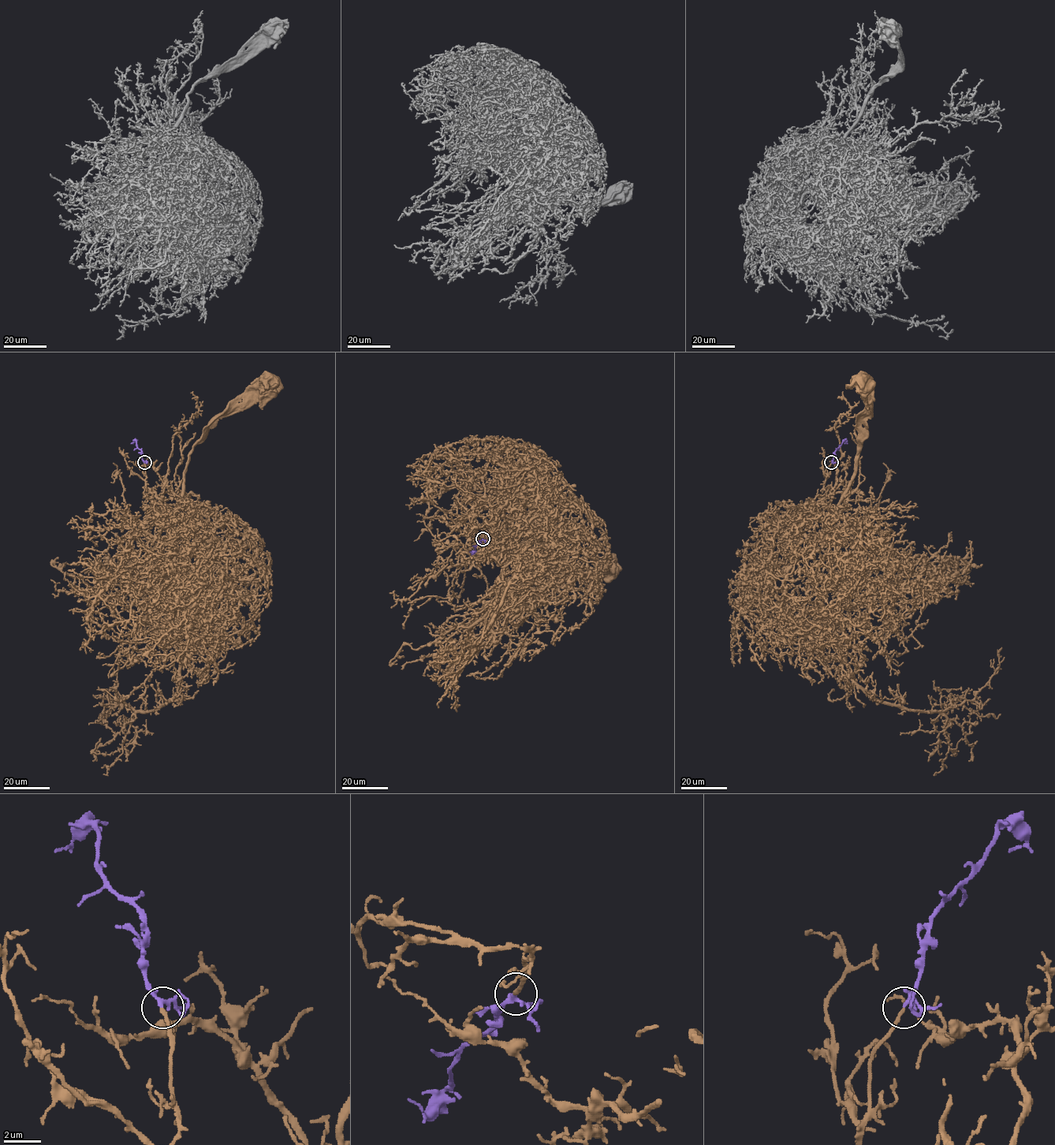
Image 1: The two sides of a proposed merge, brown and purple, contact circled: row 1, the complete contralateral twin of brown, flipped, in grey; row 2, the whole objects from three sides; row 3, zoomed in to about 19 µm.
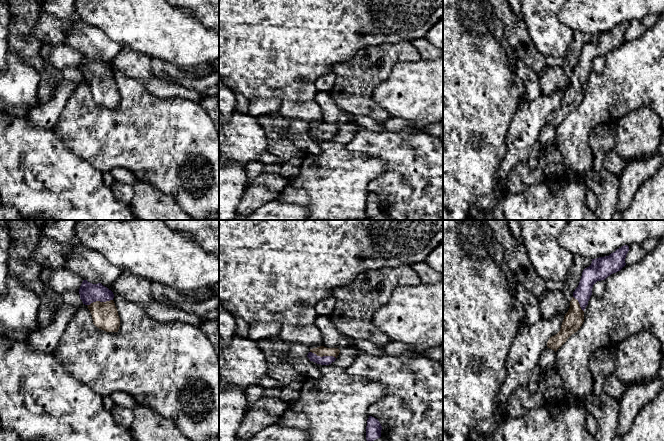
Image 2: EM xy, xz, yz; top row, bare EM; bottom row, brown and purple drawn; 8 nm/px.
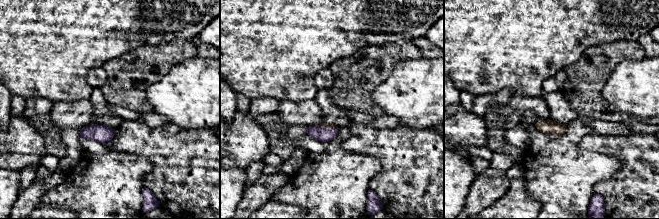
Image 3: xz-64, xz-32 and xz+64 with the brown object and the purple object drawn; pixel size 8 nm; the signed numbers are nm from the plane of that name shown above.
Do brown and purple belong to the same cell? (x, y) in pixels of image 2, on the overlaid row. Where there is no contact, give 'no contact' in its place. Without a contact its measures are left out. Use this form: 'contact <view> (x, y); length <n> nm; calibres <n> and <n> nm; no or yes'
contact xy (99, 301); length 220 nm; calibres 220 and 160 nm; yes

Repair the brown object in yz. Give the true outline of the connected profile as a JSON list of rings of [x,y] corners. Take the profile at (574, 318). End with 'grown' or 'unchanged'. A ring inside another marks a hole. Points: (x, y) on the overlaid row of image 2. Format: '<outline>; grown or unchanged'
[[[624,245],[609,256],[592,259],[591,265],[583,270],[579,285],[573,292],[570,308],[564,316],[560,331],[547,342],[548,348],[556,352],[572,334],[580,329],[593,285],[620,271],[626,265],[625,258],[628,251],[629,246]]]; grown

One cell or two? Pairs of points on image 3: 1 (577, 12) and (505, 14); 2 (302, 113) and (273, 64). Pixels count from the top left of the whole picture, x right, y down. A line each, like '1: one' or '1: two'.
1: one
2: two

